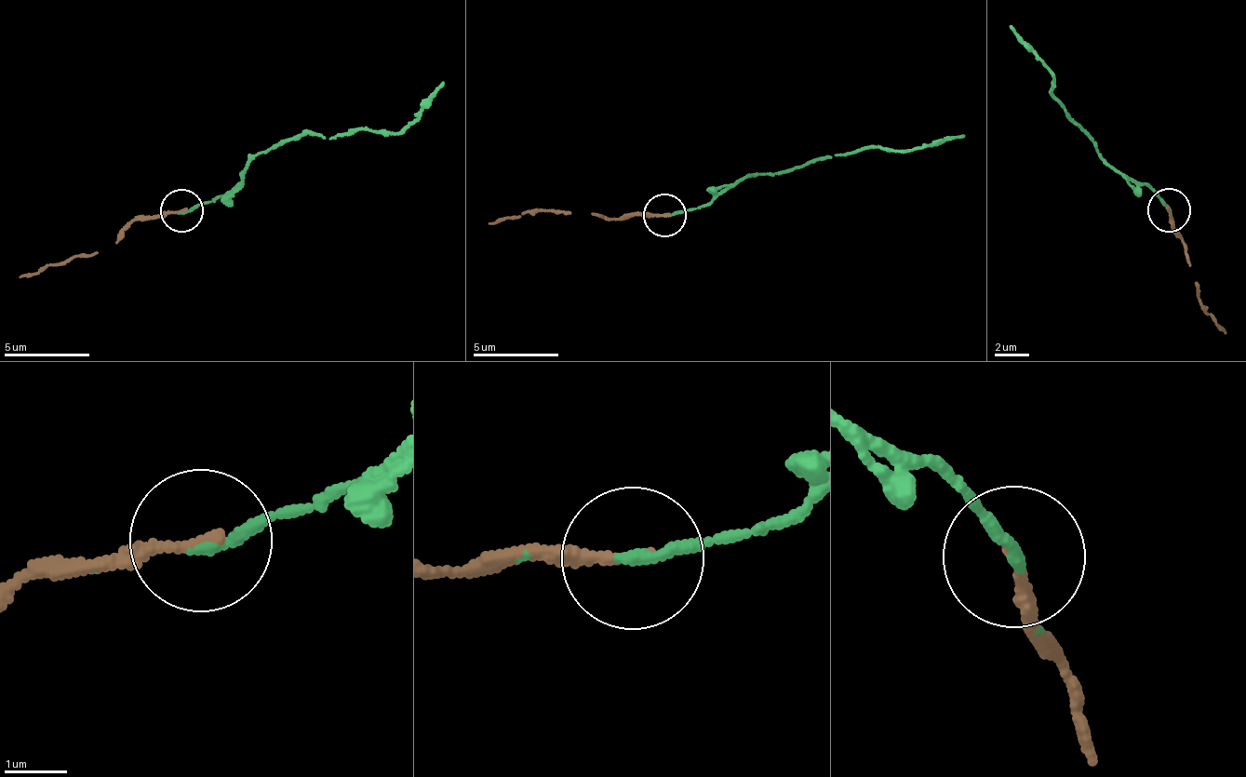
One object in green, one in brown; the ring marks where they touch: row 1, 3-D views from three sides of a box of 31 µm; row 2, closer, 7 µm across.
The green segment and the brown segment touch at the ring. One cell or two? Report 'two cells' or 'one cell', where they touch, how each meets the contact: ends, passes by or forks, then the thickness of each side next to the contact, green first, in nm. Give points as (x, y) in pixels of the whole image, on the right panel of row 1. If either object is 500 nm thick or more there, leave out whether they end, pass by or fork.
one cell | (1169, 209) | green ends | brown ends | 200/180 nm

